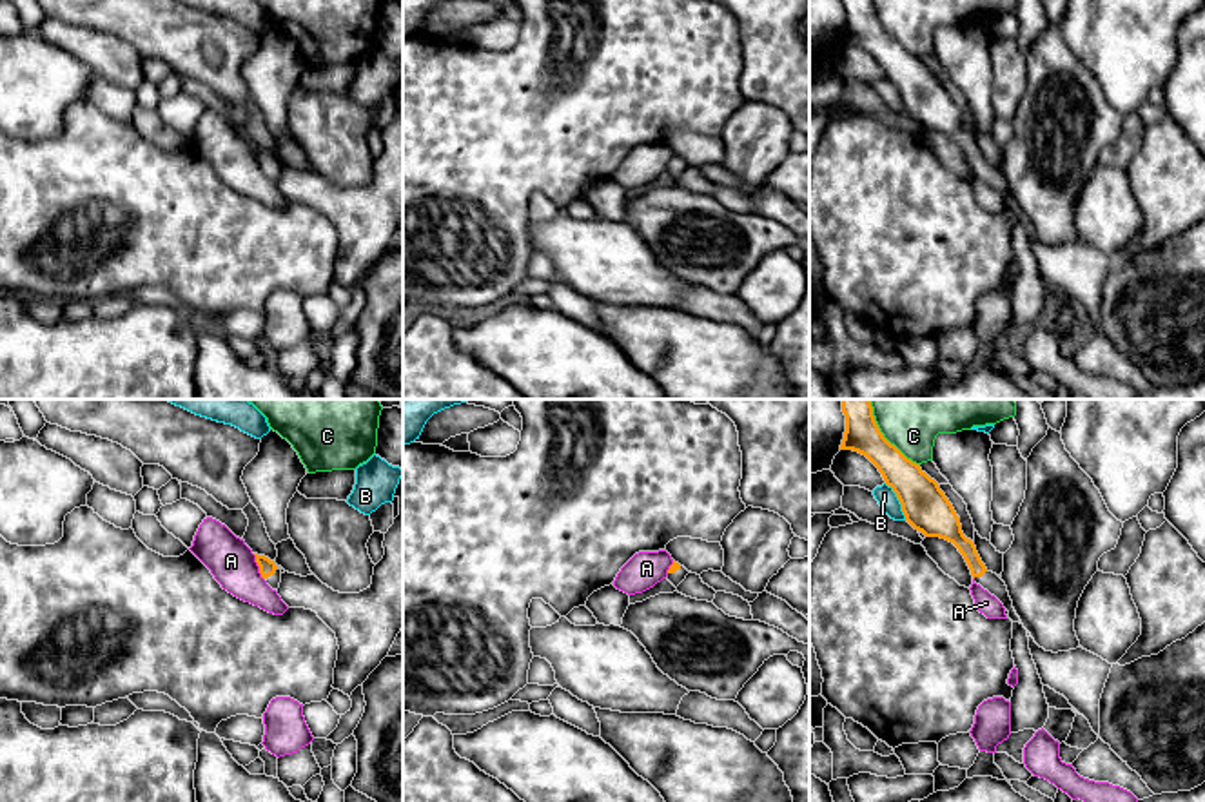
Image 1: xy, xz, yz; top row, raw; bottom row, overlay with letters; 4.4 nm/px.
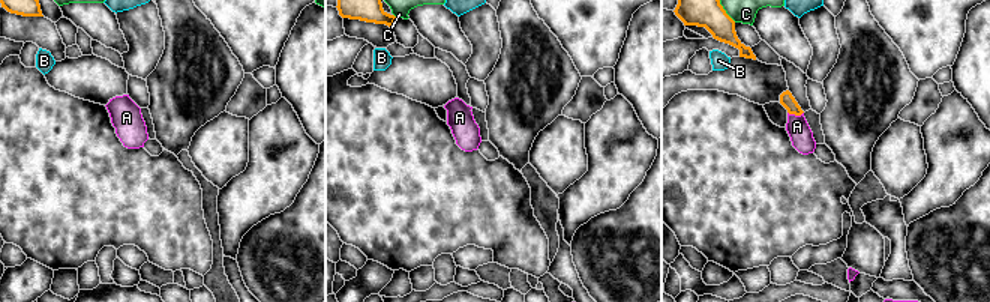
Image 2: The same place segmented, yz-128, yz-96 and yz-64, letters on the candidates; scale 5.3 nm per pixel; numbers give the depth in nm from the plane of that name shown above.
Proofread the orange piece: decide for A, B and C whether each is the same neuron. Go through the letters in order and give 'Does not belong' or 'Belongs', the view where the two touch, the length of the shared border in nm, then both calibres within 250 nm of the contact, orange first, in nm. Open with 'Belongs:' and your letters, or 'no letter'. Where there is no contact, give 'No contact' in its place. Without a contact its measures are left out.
Belongs: no letter
A: Does not belong. Touches orange in xy. Shared border 130 nm. Thickness 70 nm (orange) against 200 nm
B: Does not belong. Touches orange in yz. Shared border 190 nm. Thickness 200 nm (orange) against 90 nm
C: Does not belong. Touches orange in yz. Shared border 340 nm. Thickness 160 nm (orange) against 200 nm

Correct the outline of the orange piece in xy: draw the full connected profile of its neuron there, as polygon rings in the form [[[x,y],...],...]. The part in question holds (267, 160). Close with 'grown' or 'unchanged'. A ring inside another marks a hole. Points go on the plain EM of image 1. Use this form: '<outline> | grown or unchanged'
[[[256,149],[256,156],[260,160],[260,167],[261,171],[267,174],[267,178],[278,185],[279,181],[279,176],[281,176],[281,163],[276,160],[274,154],[270,154],[269,151],[265,149]]] | grown

